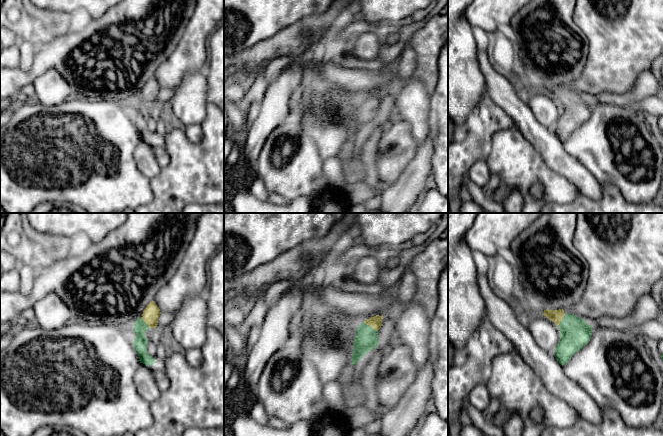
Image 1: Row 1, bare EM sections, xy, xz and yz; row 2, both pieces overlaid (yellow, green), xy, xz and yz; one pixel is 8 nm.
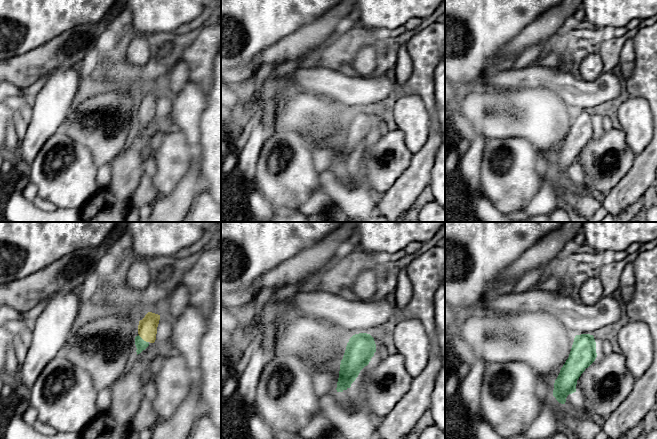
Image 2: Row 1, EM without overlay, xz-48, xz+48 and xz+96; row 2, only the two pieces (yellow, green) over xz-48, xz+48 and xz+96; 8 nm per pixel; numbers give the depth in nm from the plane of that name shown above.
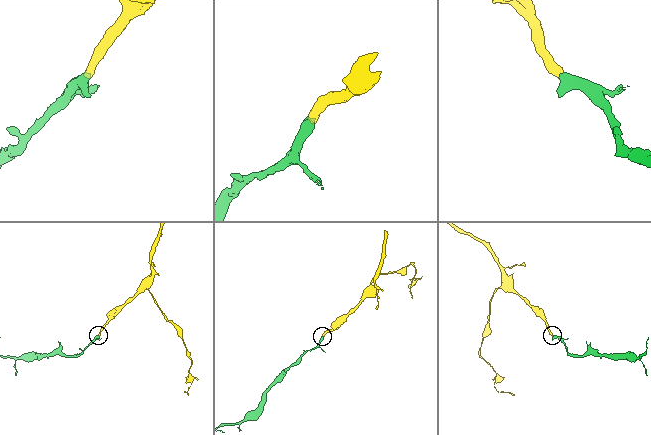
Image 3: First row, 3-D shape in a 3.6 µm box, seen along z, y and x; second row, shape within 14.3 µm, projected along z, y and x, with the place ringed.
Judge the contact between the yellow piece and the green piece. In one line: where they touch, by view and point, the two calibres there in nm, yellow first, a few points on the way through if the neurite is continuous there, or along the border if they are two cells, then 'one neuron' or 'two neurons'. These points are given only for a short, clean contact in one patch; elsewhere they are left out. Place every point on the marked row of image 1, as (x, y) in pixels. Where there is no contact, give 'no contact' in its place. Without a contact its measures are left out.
contact xz (370, 325); calibres 100 and 190 nm; way xz (375, 322), (370, 325), (366, 338); one neuron

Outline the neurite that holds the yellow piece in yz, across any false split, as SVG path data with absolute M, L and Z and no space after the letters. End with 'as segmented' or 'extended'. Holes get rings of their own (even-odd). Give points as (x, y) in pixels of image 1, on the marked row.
M546 309L542 315L553 321L560 329L560 340L555 348L555 357L561 365L565 365L590 341L592 326L574 314L565 314L563 309Z; extended

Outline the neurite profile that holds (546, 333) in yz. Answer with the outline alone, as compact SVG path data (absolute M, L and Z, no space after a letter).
M535 315L528 326L538 346L548 352L555 350L560 340L560 329L544 315Z

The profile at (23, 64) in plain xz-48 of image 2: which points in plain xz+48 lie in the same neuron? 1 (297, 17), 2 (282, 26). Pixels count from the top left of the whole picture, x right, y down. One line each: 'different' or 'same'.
1: different
2: different

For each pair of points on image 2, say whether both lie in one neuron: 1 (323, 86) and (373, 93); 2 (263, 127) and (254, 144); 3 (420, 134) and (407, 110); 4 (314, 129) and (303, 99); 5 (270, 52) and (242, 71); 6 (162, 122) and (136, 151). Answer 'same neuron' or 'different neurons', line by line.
1: same neuron
2: same neuron
3: same neuron
4: same neuron
5: different neurons
6: same neuron

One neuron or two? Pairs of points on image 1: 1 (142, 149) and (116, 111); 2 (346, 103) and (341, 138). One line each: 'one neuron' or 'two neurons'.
1: two neurons
2: one neuron

